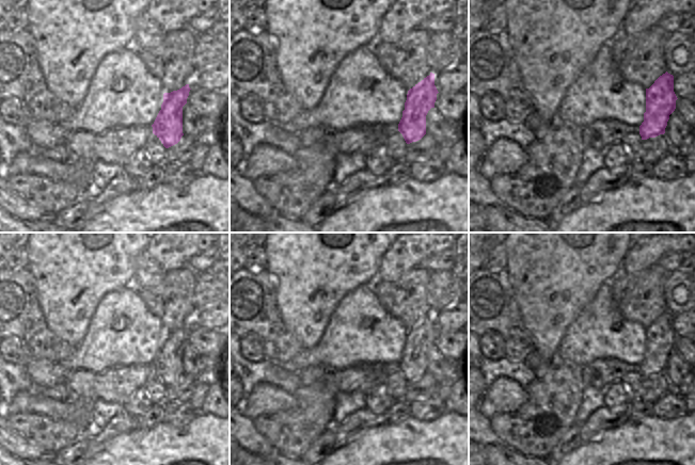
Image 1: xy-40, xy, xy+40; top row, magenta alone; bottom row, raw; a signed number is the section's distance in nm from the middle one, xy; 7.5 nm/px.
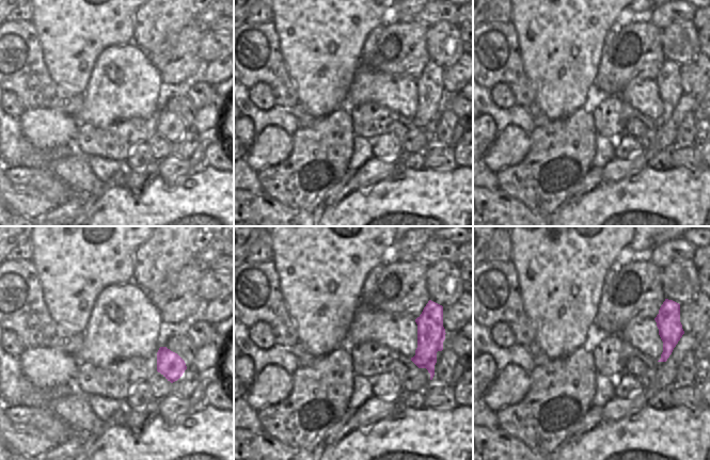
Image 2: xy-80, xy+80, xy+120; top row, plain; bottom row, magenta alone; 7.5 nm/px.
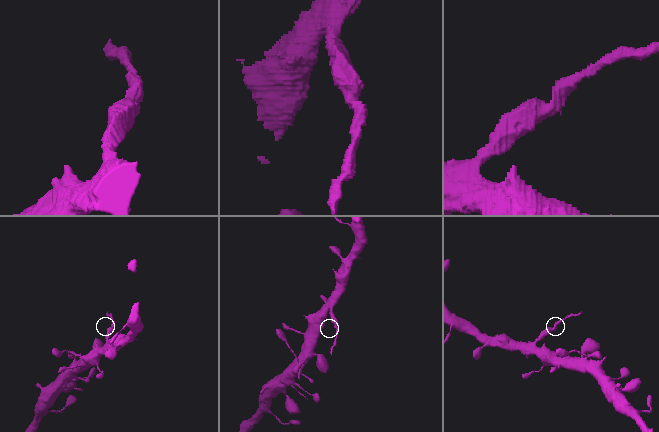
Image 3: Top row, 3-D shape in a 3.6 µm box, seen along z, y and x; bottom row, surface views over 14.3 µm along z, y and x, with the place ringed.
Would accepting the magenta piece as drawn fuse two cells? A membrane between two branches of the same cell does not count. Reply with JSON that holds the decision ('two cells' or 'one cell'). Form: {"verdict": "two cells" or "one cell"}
{"verdict": "two cells"}

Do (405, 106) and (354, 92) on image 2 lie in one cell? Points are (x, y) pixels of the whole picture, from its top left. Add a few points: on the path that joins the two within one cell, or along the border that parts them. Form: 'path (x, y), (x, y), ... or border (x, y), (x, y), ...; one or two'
path (392, 93), (367, 92); one

